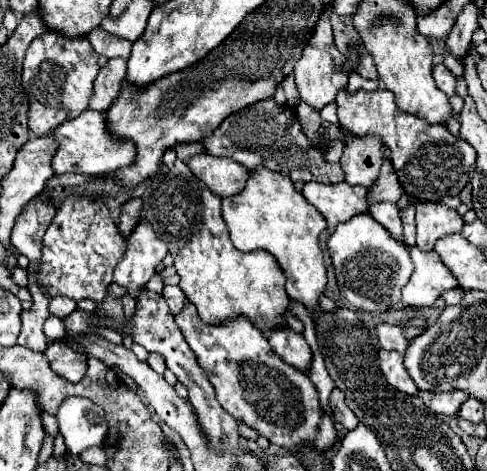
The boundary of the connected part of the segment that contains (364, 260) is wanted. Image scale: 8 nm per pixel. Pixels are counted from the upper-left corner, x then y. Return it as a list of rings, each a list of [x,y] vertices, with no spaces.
[[[358,214],[350,222],[340,224],[328,240],[328,252],[336,270],[338,288],[354,308],[380,314],[400,302],[402,288],[408,284],[414,268],[410,252],[370,214]]]

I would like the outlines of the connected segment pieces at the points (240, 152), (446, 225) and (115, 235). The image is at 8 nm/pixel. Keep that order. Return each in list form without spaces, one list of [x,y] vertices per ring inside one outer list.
[[[274,98],[252,104],[252,108],[236,112],[236,116],[228,116],[228,120],[224,120],[224,124],[220,124],[220,128],[216,128],[216,132],[208,140],[202,140],[202,144],[212,156],[232,158],[244,164],[248,170],[270,168],[292,180],[314,180],[324,184],[338,184],[344,180],[340,162],[326,162],[324,152],[318,146],[308,144],[308,138],[302,132],[298,118],[292,116],[288,122],[288,106],[276,104]]]
[[[416,202],[416,246],[430,252],[434,242],[446,234],[462,232],[462,216],[440,202]]]
[[[68,196],[42,240],[40,284],[50,296],[68,296],[76,302],[90,298],[100,304],[114,282],[114,268],[122,260],[124,250],[126,242],[102,202],[86,196]]]

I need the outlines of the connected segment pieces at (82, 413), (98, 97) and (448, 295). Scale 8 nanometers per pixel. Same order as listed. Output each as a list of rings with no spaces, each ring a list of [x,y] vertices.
[[[66,398],[56,414],[58,428],[66,440],[70,454],[80,454],[86,448],[102,446],[108,434],[104,410],[88,398]]]
[[[112,58],[106,62],[106,66],[100,68],[100,74],[94,82],[94,96],[90,100],[92,110],[106,112],[120,94],[122,80],[126,78],[126,60],[124,58]]]
[[[458,286],[458,288],[452,288],[452,290],[444,292],[444,294],[442,294],[442,298],[444,298],[446,306],[452,306],[452,304],[460,304],[460,300],[464,298],[464,294],[466,294],[466,290]]]

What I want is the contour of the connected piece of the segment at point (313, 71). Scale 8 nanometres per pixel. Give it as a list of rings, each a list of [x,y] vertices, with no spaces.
[[[324,8],[324,12],[320,14],[320,20],[316,22],[312,38],[308,40],[308,46],[304,48],[302,58],[296,62],[296,68],[294,68],[296,86],[298,86],[302,100],[316,110],[322,110],[328,102],[334,102],[338,90],[348,84],[348,72],[344,70],[344,62],[346,58],[334,46],[332,28],[328,20],[328,8]]]

